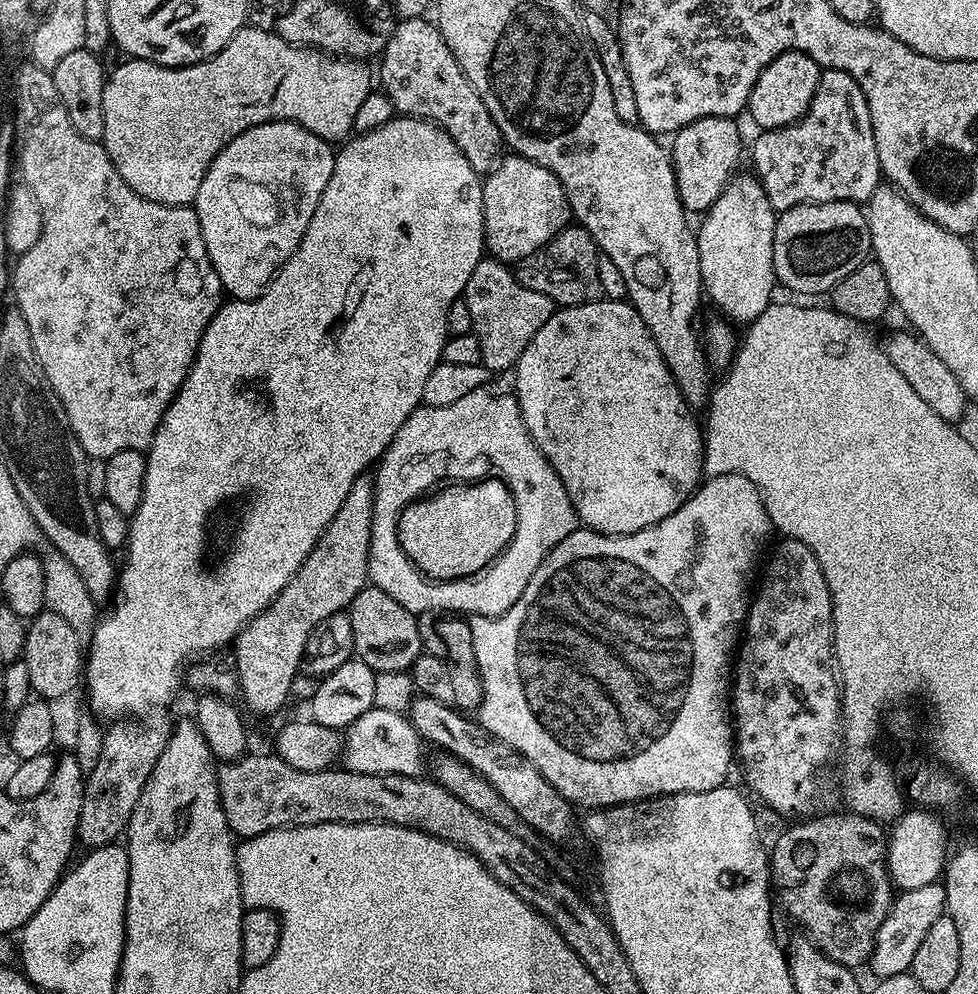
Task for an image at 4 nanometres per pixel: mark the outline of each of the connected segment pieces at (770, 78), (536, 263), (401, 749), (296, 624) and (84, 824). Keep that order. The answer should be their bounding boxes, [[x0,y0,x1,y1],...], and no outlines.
[[747,52,822,129],[514,226,602,306],[342,707,425,776],[234,475,374,712],[76,722,169,850]]

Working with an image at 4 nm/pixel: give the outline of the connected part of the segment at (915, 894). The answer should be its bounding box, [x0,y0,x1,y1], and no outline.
[870,883,946,978]

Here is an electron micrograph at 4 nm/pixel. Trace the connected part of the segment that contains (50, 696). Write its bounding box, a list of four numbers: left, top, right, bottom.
[22,610,86,702]

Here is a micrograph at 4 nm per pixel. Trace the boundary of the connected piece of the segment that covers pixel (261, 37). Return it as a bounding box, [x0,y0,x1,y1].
[102,26,370,205]

